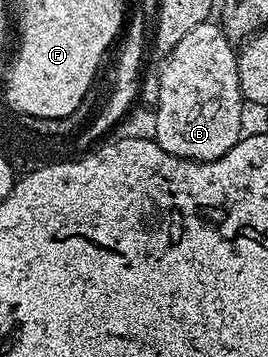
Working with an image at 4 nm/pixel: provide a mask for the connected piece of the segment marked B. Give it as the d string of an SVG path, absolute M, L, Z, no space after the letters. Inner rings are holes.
M214 22L198 24L198 28L182 36L160 70L160 91L156 94L154 140L163 151L192 162L222 158L245 133L246 106L240 93L238 54L223 29Z

